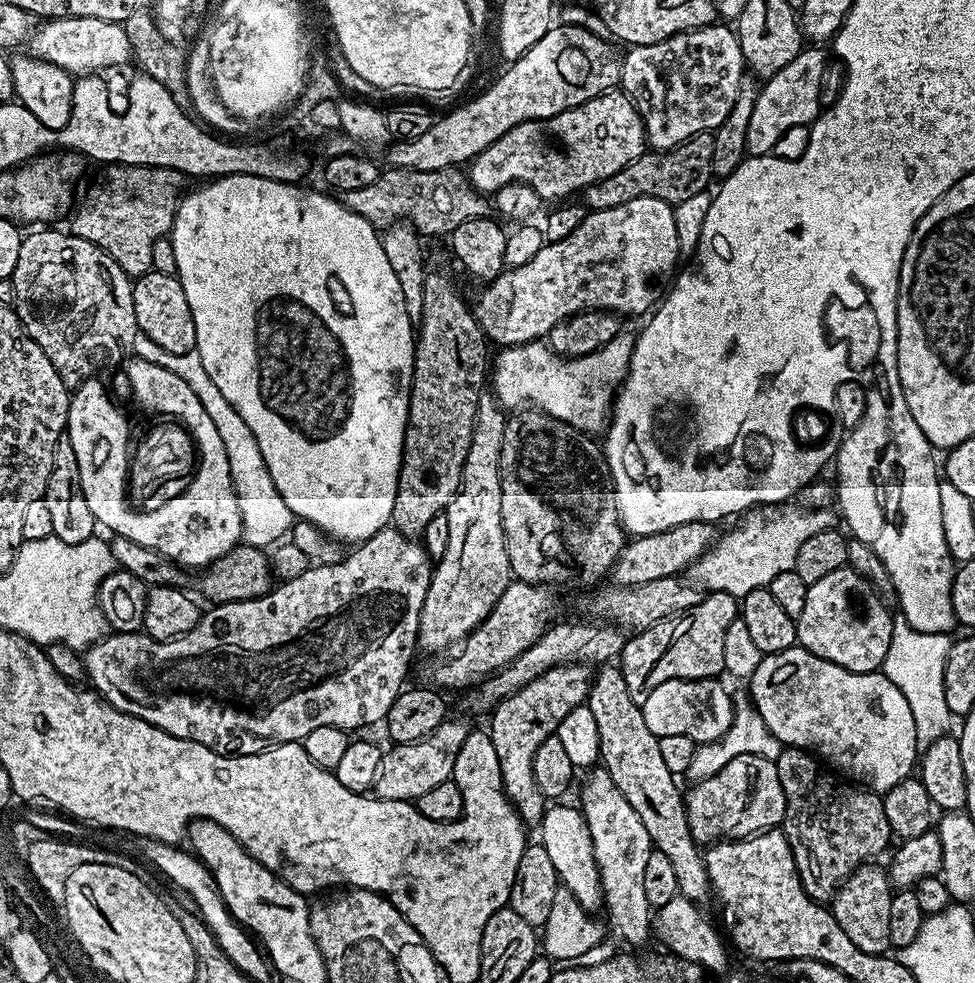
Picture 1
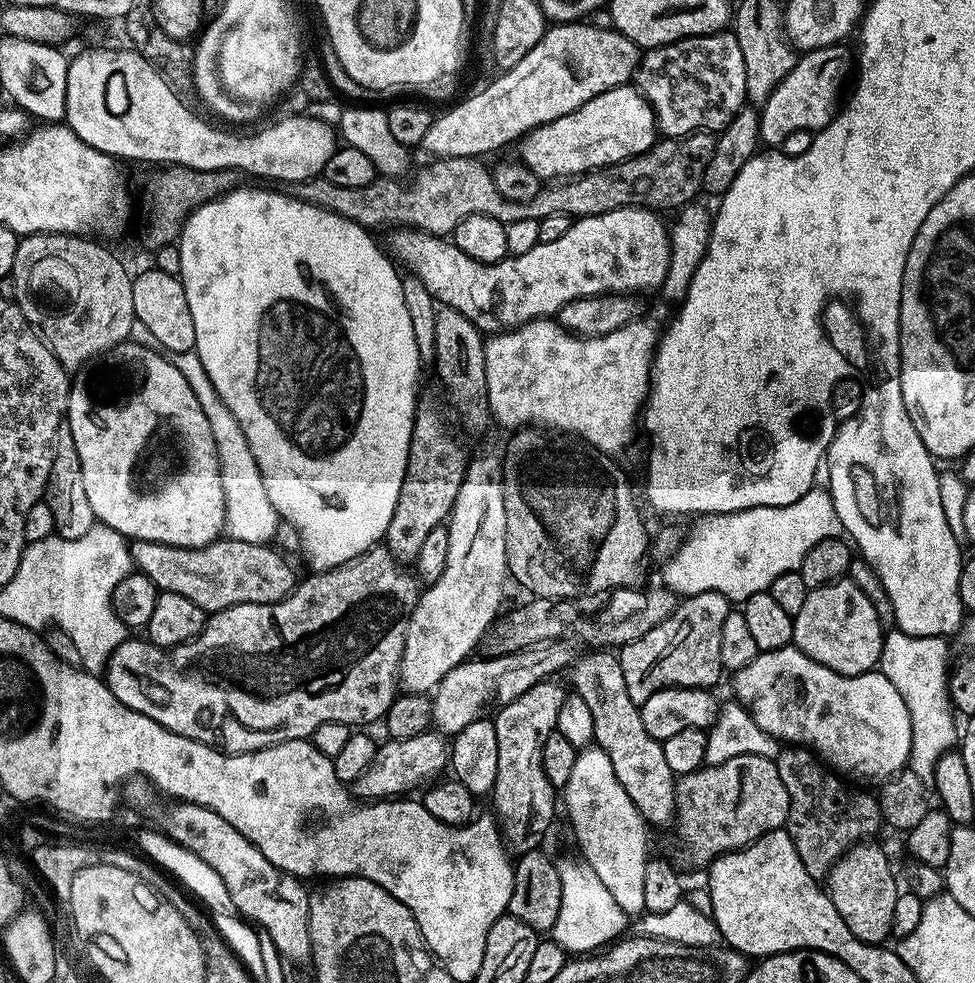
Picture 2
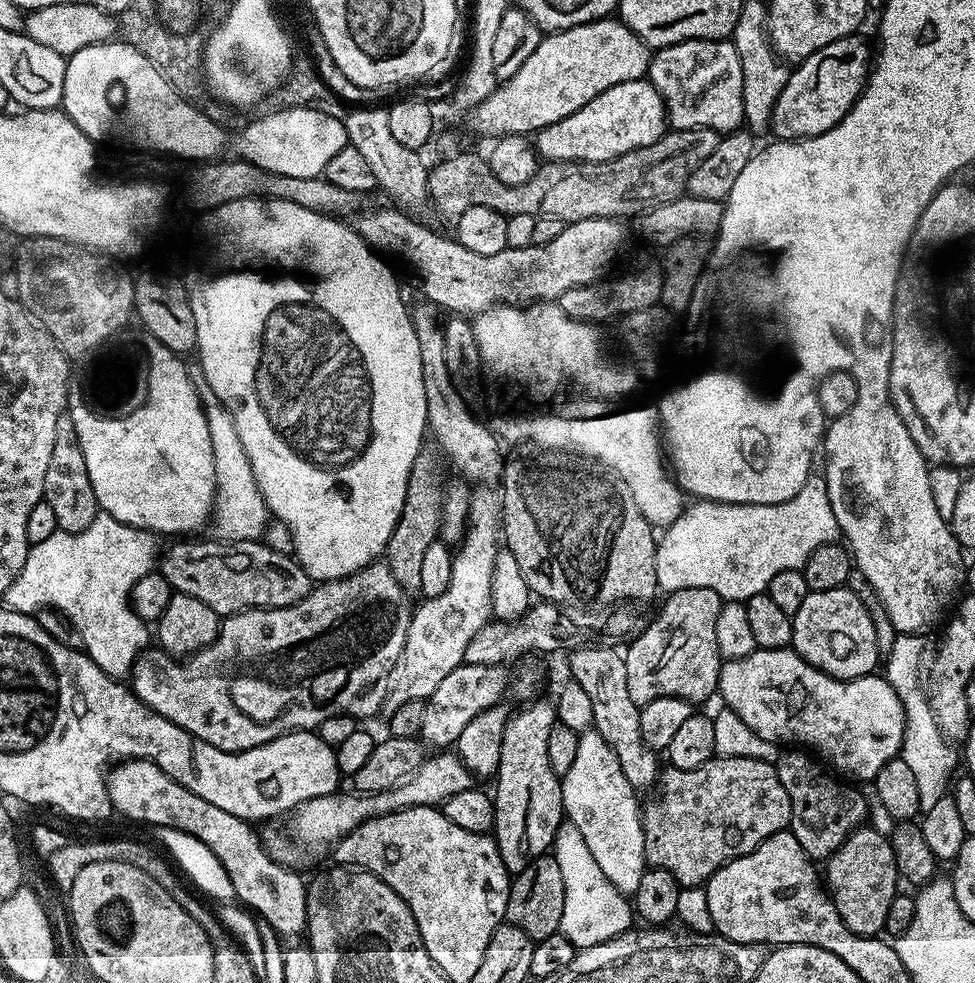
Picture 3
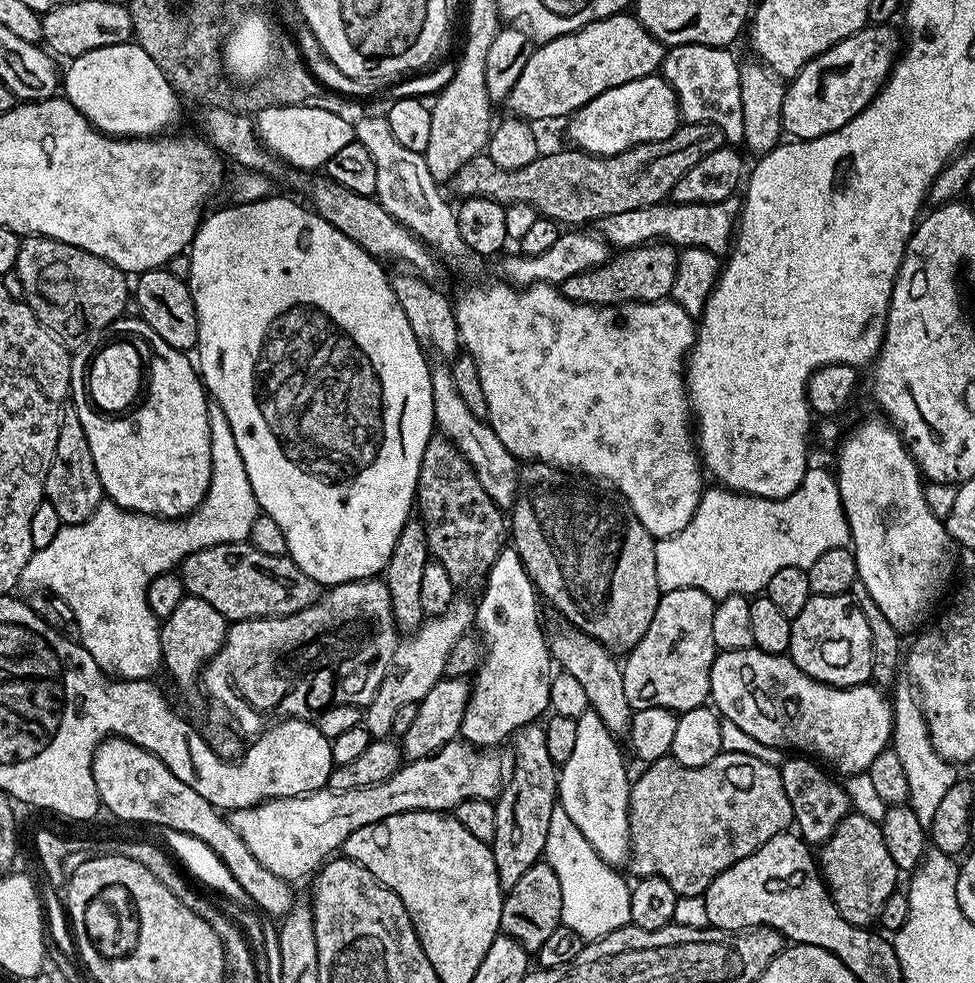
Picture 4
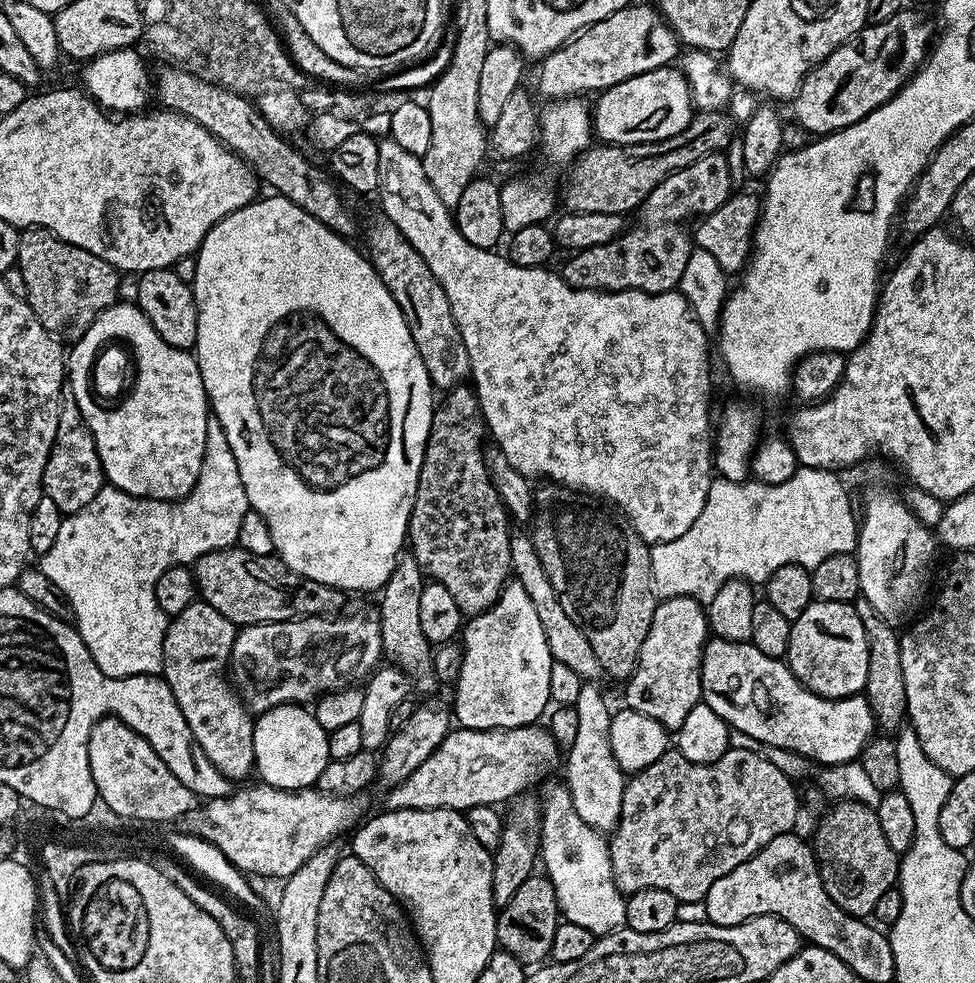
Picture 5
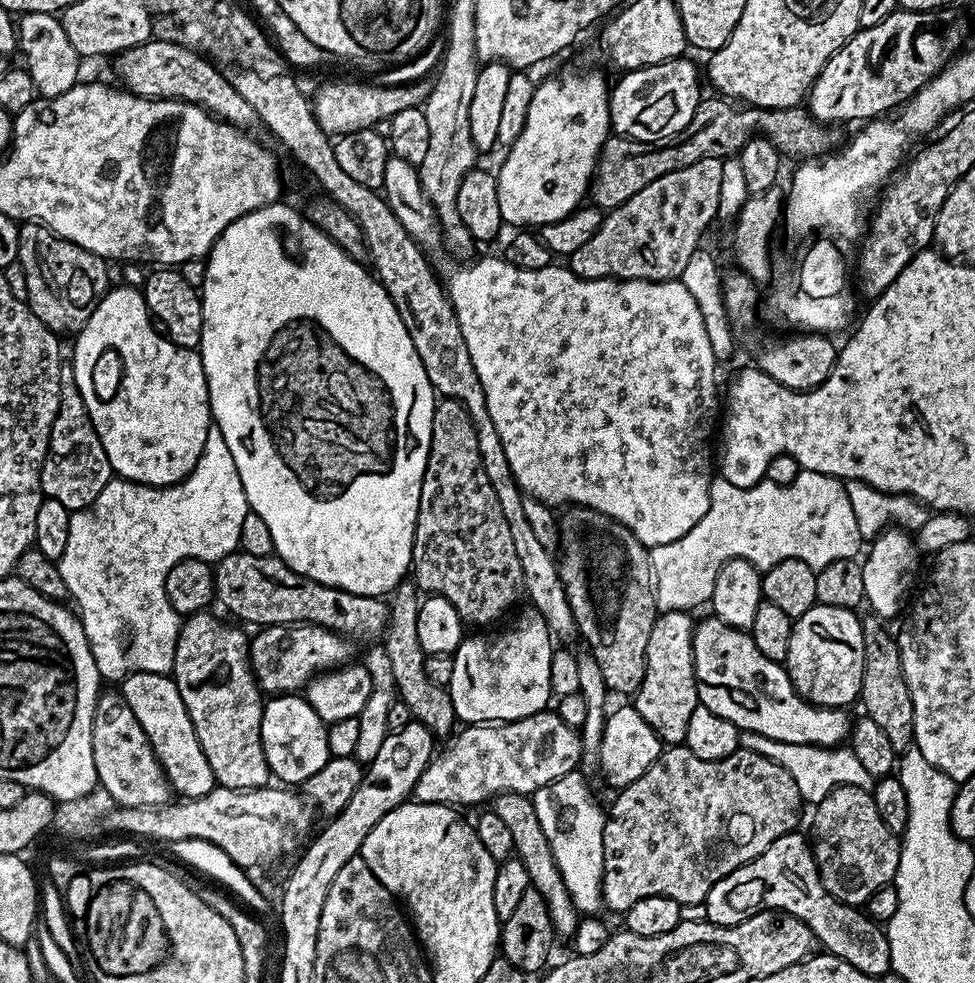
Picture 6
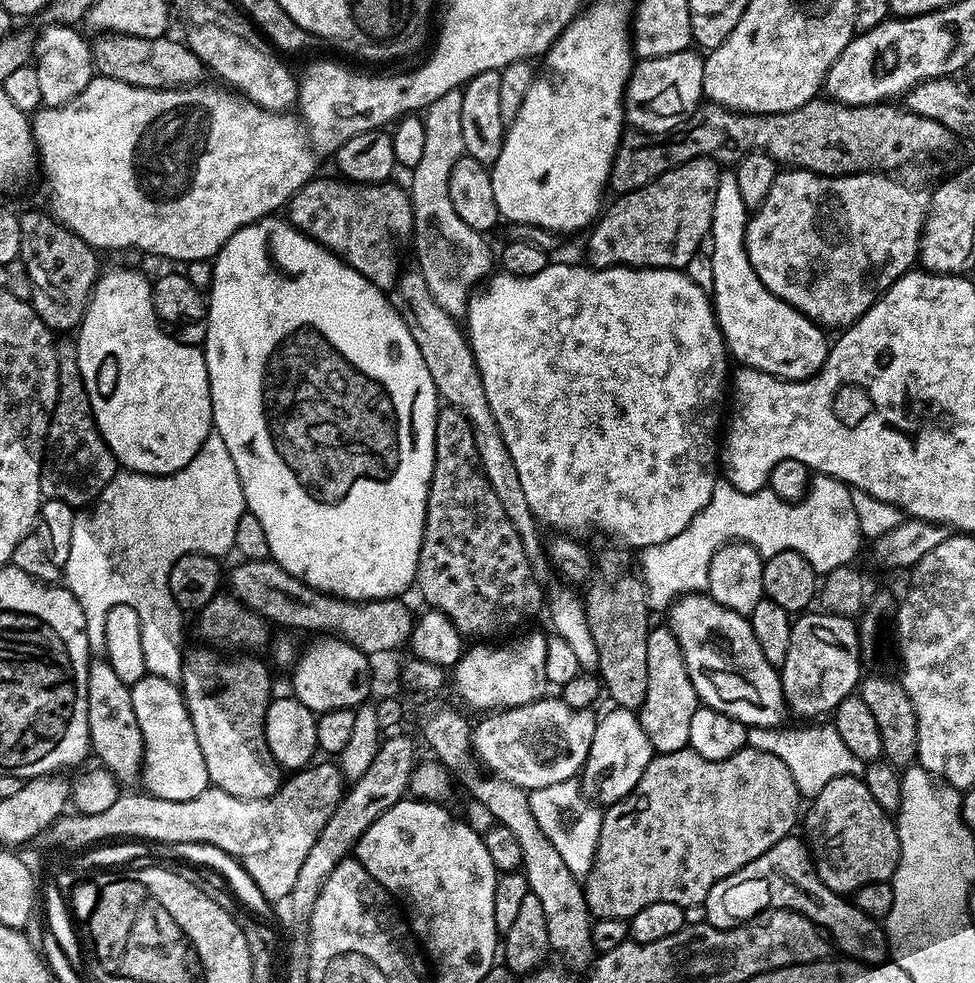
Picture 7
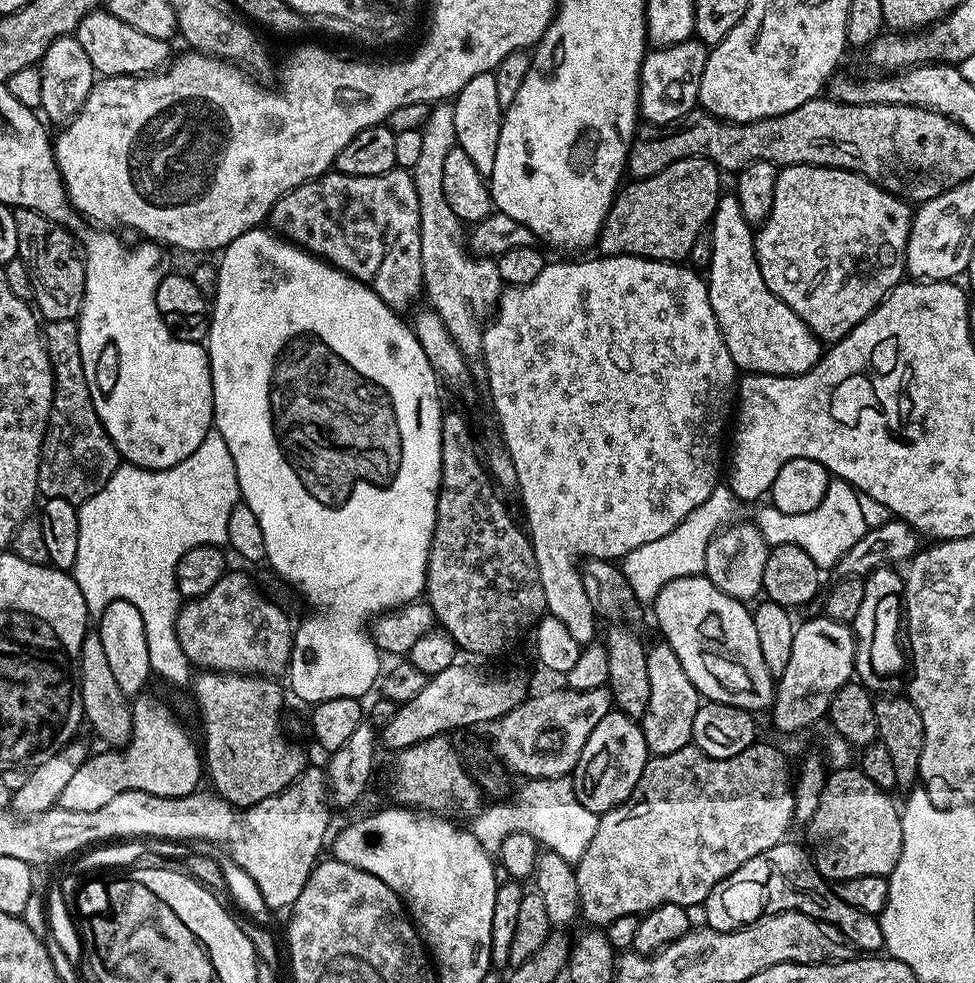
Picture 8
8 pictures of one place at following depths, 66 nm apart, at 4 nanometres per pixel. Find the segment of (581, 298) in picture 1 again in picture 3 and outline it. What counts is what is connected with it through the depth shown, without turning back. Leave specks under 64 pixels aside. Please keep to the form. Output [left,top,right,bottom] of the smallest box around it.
[351,206,628,318]

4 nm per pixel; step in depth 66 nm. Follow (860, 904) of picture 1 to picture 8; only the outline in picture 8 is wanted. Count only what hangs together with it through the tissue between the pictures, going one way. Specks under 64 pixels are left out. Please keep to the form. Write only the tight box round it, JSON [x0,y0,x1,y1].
[806,766,902,882]

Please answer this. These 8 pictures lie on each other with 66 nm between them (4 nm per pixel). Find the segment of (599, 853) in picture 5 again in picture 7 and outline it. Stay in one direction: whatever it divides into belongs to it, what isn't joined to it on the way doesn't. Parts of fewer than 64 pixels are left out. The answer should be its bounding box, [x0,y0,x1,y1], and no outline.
[528,779,602,877]

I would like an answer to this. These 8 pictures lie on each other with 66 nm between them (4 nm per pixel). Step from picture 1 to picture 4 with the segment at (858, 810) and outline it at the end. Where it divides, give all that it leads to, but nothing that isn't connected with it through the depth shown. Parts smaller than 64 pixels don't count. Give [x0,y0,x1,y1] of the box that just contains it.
[779,754,850,846]

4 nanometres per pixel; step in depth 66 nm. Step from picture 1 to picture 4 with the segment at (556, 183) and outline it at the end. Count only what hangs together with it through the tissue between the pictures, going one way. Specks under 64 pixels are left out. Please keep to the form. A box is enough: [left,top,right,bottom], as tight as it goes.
[567,74,681,156]

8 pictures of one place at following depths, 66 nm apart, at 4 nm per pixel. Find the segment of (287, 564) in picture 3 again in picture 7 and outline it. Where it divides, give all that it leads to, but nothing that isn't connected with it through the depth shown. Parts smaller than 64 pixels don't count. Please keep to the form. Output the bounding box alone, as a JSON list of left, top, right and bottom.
[231,558,414,658]

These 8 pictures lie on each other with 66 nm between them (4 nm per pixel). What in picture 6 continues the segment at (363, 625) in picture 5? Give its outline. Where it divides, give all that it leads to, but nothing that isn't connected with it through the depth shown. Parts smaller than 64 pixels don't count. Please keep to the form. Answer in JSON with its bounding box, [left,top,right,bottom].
[248,624,353,694]

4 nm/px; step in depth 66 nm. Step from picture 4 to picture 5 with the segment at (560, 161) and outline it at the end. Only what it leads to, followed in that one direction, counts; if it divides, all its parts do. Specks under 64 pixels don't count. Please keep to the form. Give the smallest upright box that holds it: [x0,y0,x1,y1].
[562,112,732,214]

